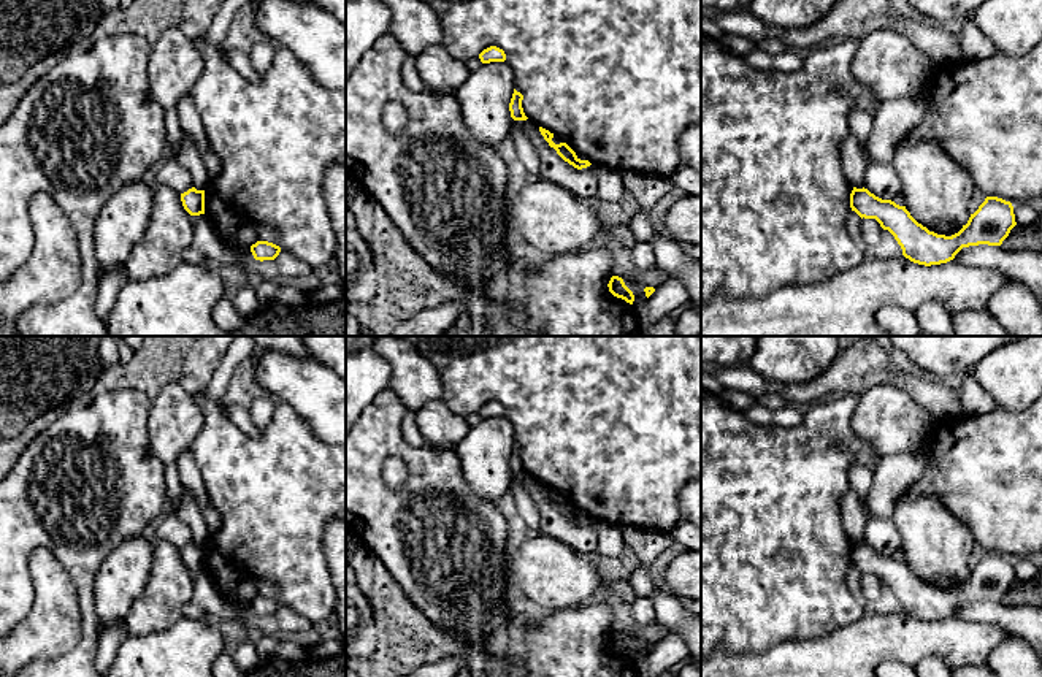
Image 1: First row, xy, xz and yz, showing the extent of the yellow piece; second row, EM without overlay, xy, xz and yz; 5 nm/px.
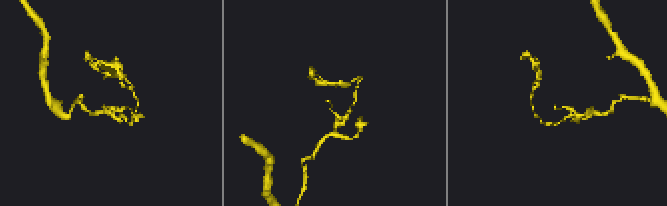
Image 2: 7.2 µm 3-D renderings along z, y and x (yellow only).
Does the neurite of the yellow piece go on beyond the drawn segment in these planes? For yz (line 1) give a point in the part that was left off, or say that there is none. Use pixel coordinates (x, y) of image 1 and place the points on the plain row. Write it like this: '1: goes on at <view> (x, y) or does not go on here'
1: does not go on here

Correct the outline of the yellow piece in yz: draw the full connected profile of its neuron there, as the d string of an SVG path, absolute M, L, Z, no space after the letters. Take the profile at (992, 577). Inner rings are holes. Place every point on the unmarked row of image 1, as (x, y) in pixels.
M853 542L850 563L861 574L875 574L895 591L906 614L925 622L947 618L963 602L1001 601L1017 580L1012 558L998 552L986 552L967 579L952 591L929 587L910 571L906 561L882 555L864 542Z

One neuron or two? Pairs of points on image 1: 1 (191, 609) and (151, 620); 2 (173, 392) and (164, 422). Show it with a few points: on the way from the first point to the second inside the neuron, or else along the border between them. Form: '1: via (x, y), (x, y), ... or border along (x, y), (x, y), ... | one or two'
1: border along (191, 600), (181, 614) | two
2: via (173, 400), (172, 414) | one

